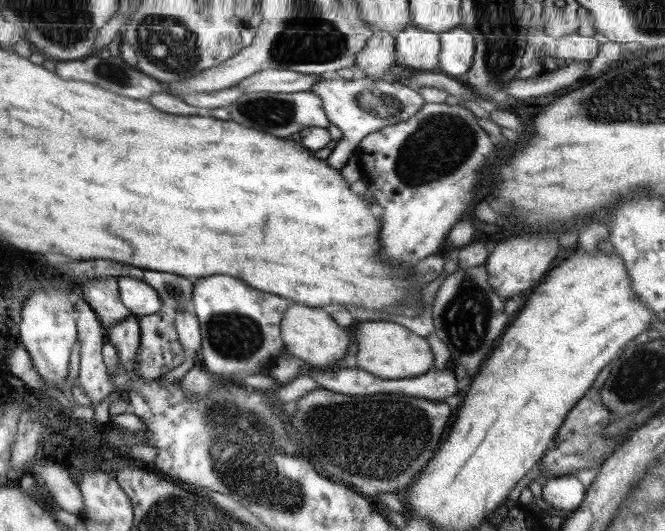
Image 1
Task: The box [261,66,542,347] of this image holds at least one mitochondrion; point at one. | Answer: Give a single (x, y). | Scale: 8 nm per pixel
(443, 140)

